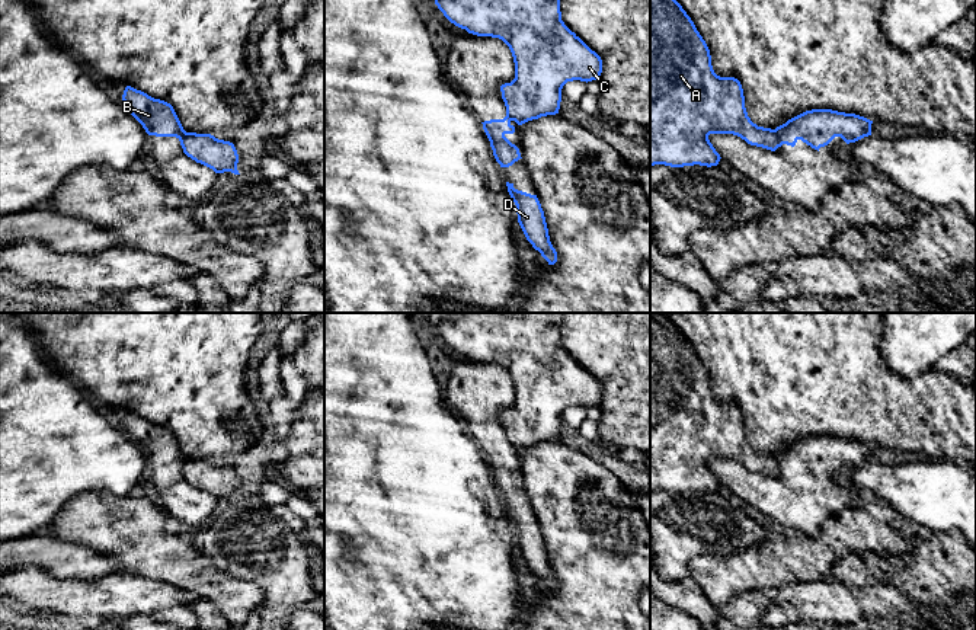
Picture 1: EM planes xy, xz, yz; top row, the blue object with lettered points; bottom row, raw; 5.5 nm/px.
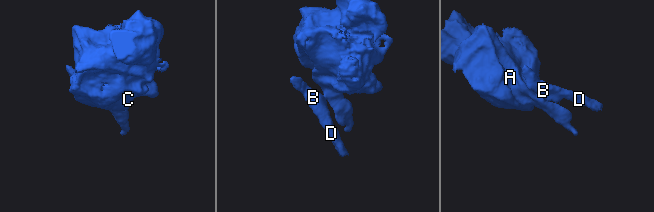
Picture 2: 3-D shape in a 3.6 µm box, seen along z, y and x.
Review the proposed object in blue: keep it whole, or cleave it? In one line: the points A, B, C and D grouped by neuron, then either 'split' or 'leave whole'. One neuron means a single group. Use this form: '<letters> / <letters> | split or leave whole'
A C / B D | split

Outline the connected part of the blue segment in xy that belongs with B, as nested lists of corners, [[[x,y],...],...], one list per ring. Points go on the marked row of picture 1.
[[[127,86],[122,95],[124,108],[143,125],[148,135],[182,138],[185,129],[173,109],[164,100]]]

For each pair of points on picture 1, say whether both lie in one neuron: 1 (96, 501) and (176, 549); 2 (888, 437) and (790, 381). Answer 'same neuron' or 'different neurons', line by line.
1: same neuron
2: same neuron

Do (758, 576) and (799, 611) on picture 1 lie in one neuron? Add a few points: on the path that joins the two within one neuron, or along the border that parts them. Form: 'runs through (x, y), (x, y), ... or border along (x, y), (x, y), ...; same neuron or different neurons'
border along (806, 581), (793, 581), (768, 592); different neurons

